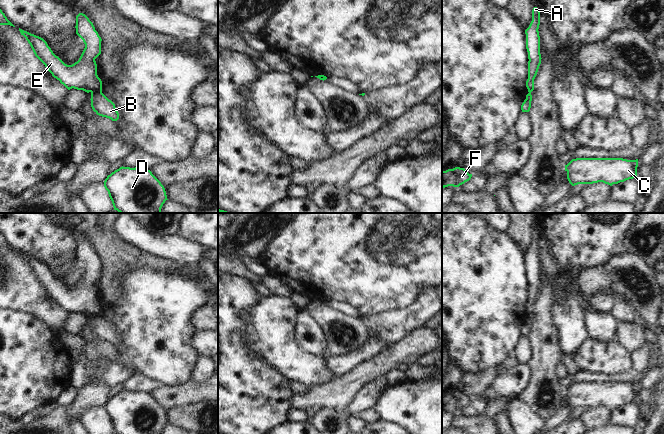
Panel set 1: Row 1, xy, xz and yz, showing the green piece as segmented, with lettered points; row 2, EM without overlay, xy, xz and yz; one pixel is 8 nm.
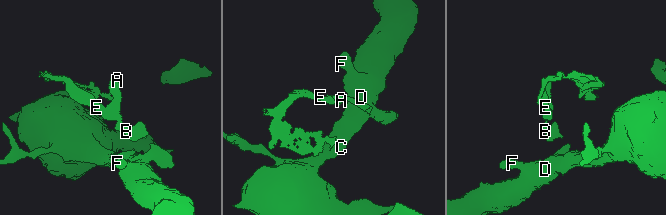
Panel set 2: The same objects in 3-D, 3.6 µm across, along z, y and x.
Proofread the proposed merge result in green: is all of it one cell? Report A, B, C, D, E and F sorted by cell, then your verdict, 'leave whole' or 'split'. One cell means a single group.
A E / B C D F; split

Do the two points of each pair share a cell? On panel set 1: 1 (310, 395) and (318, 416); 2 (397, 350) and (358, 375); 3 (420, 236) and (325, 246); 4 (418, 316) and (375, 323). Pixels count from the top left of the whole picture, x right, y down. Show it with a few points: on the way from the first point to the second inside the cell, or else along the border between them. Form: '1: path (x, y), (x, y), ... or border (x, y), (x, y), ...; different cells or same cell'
1: border (313, 409), (335, 408), (338, 411); different cells
2: path (387, 360), (368, 370); same cell
3: path (396, 236), (357, 236), (349, 240); same cell
4: path (407, 319), (400, 323), (386, 323); same cell

